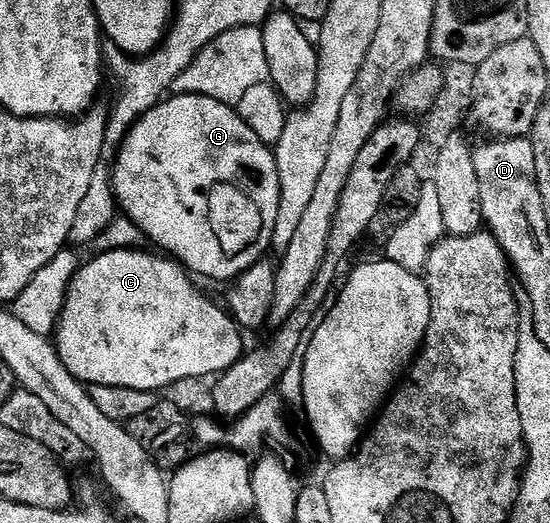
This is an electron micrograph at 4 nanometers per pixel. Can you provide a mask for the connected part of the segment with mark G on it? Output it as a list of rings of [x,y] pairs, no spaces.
[[[182,93],[169,96],[150,111],[146,111],[146,115],[142,115],[142,119],[138,119],[138,123],[126,135],[116,154],[112,171],[112,190],[116,193],[116,203],[122,210],[123,216],[130,218],[141,229],[145,238],[157,245],[155,246],[157,250],[171,255],[188,270],[189,274],[197,278],[209,277],[212,281],[231,283],[250,267],[257,265],[267,254],[264,252],[272,249],[274,223],[278,219],[280,198],[280,176],[276,166],[276,154],[266,143],[262,143],[262,139],[258,139],[258,135],[254,135],[254,131],[250,131],[250,127],[246,127],[246,123],[233,106],[218,103],[218,99]]]

